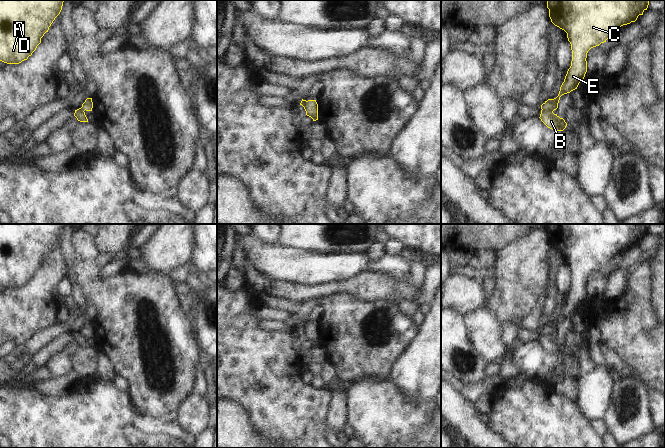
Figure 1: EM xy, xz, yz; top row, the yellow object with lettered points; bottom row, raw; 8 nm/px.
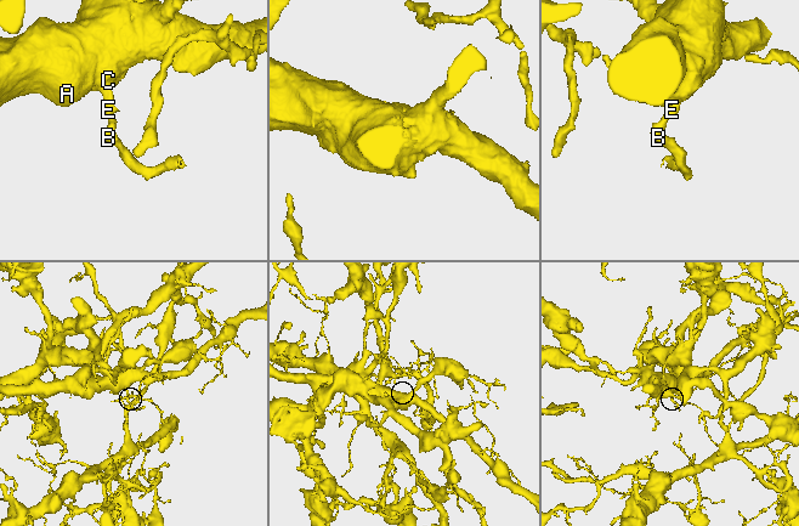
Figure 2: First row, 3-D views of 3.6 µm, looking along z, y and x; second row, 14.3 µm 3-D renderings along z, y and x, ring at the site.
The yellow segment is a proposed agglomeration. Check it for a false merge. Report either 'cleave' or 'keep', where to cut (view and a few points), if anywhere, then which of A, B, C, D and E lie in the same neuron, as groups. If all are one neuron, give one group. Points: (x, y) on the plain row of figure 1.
cleave; cut in yz along (542, 332), (552, 336); A C D E / B

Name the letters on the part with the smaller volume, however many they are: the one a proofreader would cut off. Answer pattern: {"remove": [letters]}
{"remove": ["B"]}

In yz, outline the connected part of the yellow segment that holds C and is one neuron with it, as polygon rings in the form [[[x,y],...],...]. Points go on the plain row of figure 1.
[[[547,224],[551,246],[567,257],[571,268],[572,285],[567,295],[559,318],[554,323],[548,323],[541,333],[553,336],[558,332],[560,321],[577,313],[587,296],[588,275],[606,264],[621,250],[635,246],[639,239],[647,234],[649,224]]]

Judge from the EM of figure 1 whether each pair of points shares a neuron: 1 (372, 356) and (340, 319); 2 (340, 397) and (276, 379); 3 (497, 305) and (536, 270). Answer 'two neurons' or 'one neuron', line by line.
1: one neuron
2: two neurons
3: one neuron

